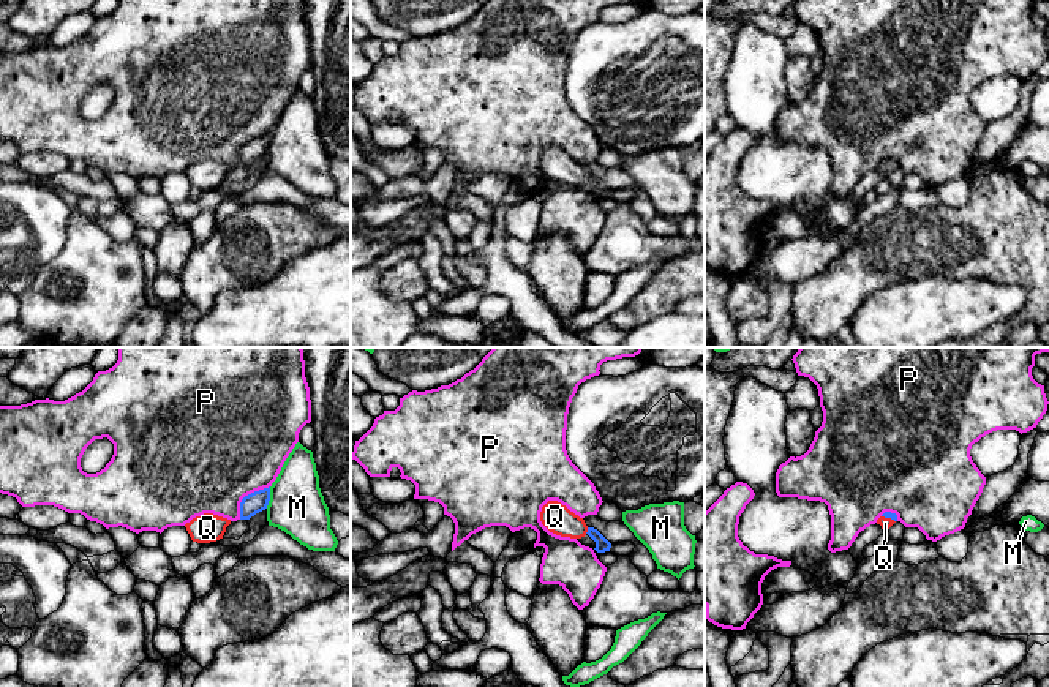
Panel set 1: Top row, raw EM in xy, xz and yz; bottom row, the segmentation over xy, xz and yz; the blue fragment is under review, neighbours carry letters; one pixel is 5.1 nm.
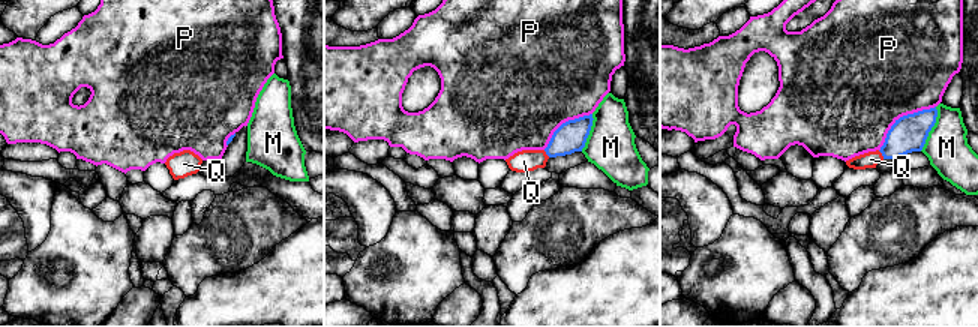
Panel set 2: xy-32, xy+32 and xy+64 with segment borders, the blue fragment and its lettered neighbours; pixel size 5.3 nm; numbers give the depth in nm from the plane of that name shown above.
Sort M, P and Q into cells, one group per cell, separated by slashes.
M / P / Q

